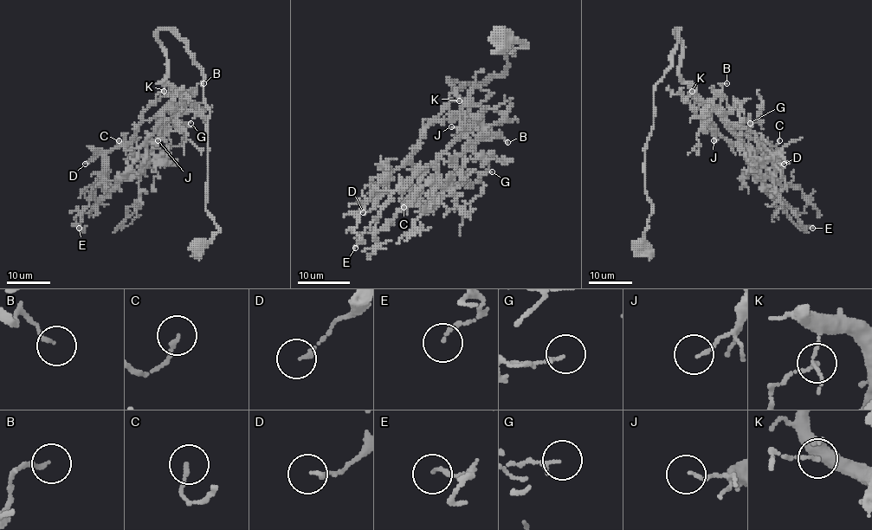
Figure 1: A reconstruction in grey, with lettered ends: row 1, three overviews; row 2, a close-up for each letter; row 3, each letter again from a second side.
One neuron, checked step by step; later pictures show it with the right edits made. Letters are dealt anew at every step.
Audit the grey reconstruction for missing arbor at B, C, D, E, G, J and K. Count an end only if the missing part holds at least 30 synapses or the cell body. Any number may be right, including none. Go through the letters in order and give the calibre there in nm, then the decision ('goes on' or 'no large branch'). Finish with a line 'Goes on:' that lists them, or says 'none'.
B: calibre 110 nm; no large branch
C: calibre 140 nm; no large branch
D: calibre 150 nm; no large branch
E: calibre 130 nm; no large branch
G: calibre 130 nm; no large branch
J: calibre 100 nm; no large branch
K: calibre 80 nm; no large branch
Goes on: none

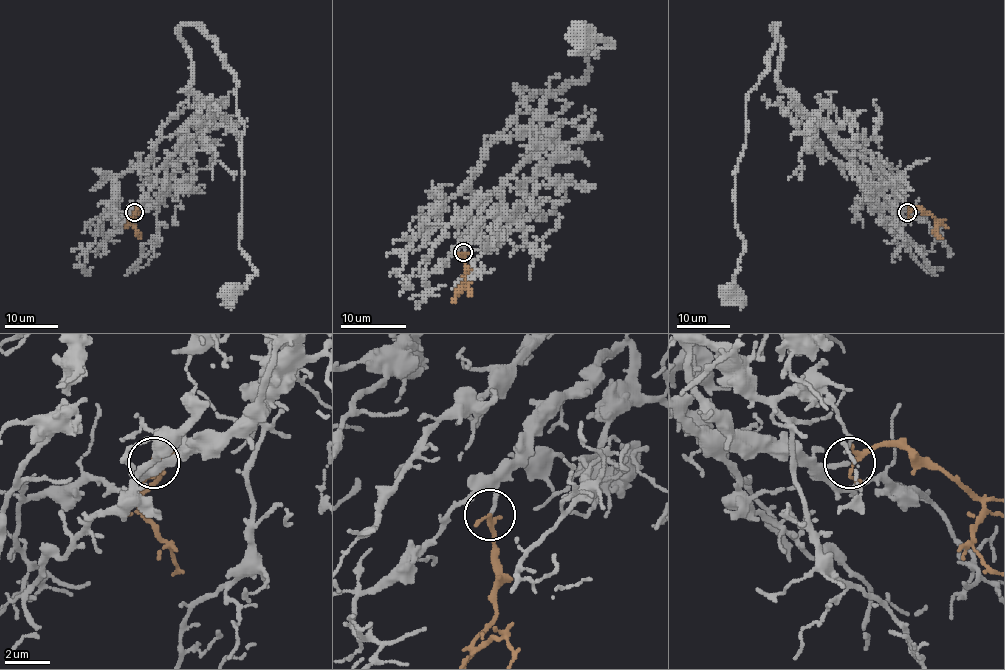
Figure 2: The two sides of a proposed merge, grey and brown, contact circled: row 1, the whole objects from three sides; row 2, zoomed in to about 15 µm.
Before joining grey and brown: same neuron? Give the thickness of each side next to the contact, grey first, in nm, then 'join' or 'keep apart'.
170/180 nm | join

